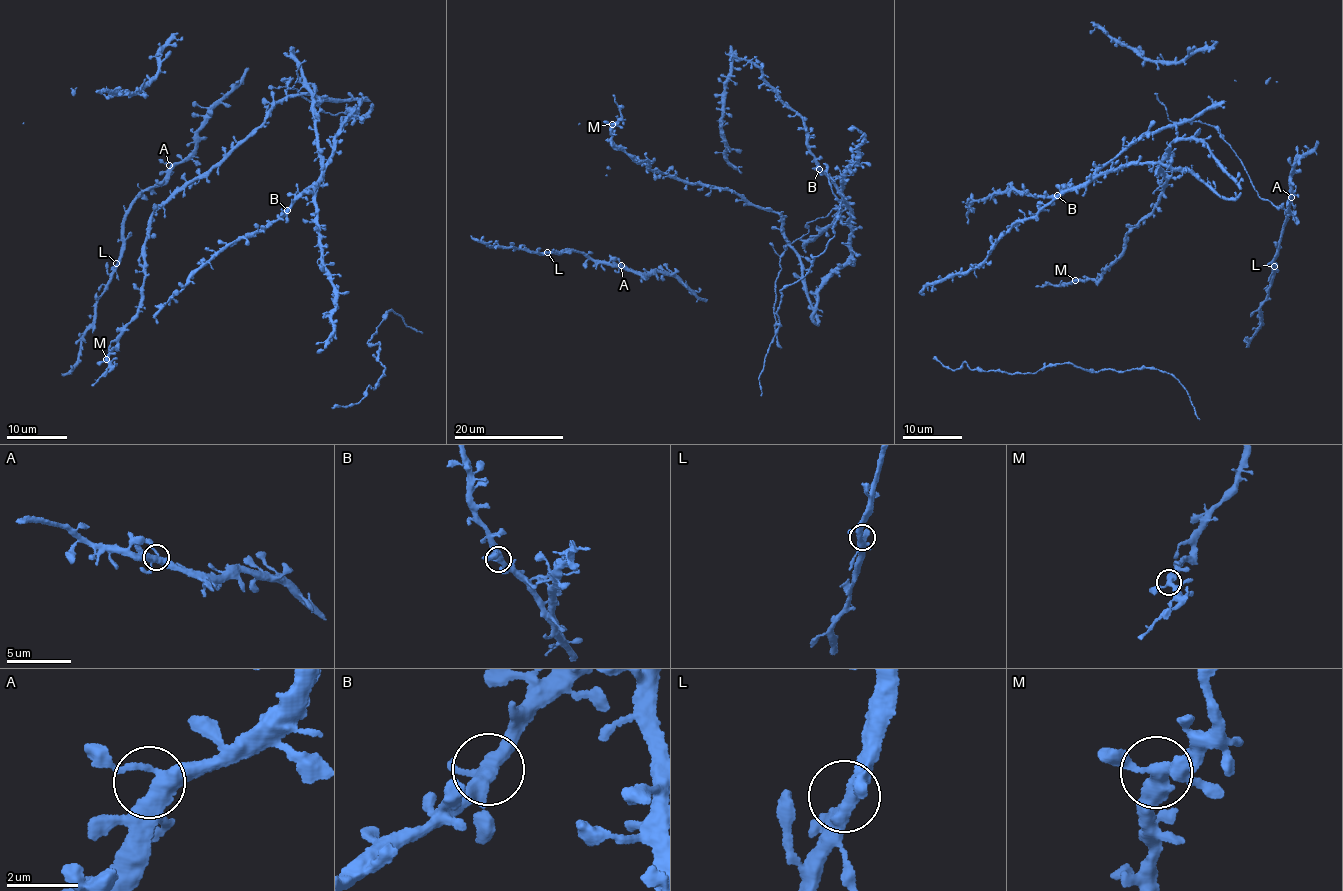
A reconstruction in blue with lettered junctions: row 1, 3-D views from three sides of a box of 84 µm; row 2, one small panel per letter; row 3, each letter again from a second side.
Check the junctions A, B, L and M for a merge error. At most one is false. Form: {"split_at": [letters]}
{"split_at": []}

